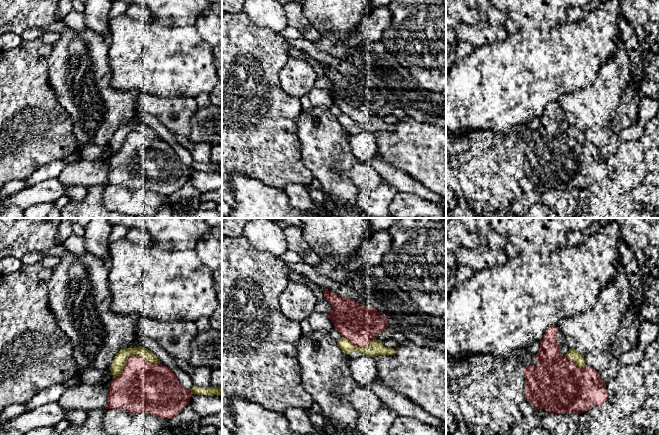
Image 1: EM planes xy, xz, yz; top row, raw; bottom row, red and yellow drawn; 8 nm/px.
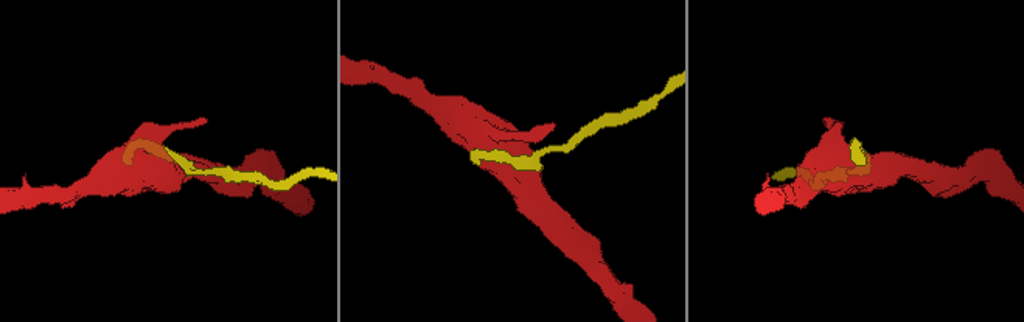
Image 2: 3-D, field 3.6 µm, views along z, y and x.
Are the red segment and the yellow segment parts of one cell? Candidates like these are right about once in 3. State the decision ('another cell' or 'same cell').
another cell

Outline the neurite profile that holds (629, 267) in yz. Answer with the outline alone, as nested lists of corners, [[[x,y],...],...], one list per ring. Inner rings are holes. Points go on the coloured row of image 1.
[[[619,233],[617,244],[617,257],[621,273],[628,279],[632,292],[634,293],[633,306],[637,308],[641,300],[640,278],[642,273],[640,265],[636,261],[634,250],[627,245],[621,233]]]

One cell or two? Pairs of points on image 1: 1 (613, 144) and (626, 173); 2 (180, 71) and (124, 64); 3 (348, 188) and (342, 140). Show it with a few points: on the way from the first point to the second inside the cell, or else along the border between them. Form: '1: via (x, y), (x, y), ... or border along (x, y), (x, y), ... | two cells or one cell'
1: border along (620, 142), (619, 146), (606, 158) | two cells
2: via (166, 64), (138, 64) | one cell
3: via (341, 176), (341, 152) | one cell

